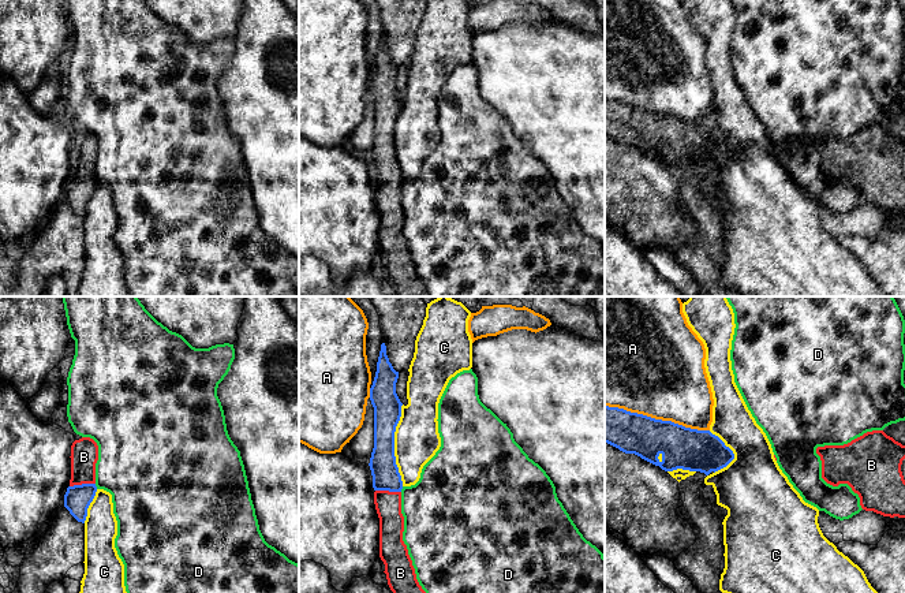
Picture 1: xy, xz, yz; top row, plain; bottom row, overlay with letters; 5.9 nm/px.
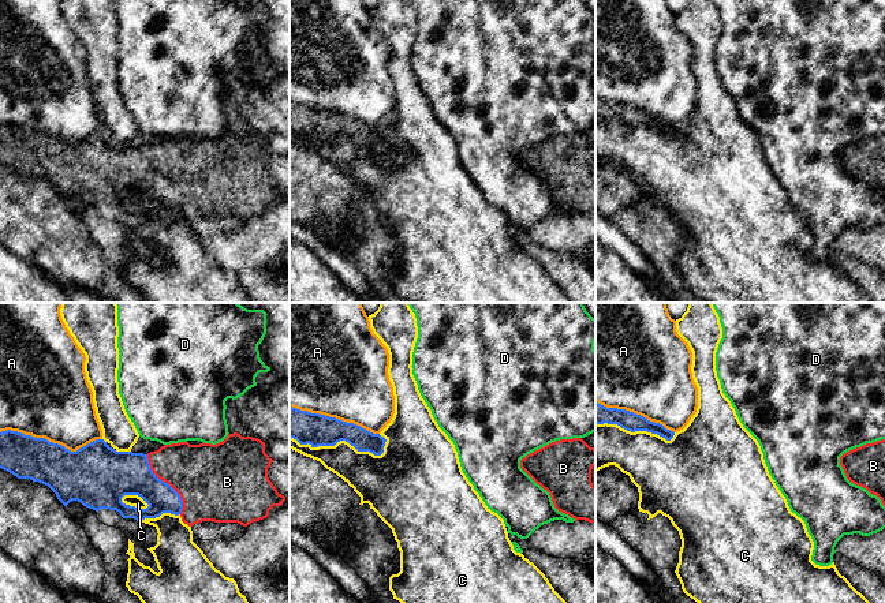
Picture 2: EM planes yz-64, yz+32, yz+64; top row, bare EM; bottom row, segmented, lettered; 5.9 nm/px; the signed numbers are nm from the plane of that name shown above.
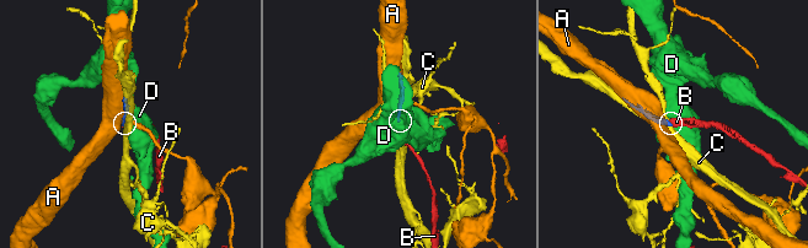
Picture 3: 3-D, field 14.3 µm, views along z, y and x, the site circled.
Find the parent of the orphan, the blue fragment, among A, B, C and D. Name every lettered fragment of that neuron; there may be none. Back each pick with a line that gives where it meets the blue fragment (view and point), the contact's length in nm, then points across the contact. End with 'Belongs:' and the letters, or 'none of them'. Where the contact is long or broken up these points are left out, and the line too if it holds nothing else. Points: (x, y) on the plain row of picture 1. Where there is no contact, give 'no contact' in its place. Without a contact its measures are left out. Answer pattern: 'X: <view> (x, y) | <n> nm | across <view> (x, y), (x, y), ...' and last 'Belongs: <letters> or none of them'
B: xy (82, 178) | 150 nm | across xy (78, 191), (82, 178), (83, 150)
Belongs: B

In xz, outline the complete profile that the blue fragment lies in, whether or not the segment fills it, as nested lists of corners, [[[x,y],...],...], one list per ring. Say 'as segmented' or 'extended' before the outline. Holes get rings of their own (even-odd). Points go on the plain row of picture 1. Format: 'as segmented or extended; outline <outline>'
extended; outline [[[385,37],[370,82],[374,101],[374,142],[370,152],[374,198],[379,212],[379,251],[385,258],[388,279],[400,296],[430,296],[416,273],[412,254],[403,235],[403,175],[394,150],[394,126],[401,111],[396,66],[386,49]]]

